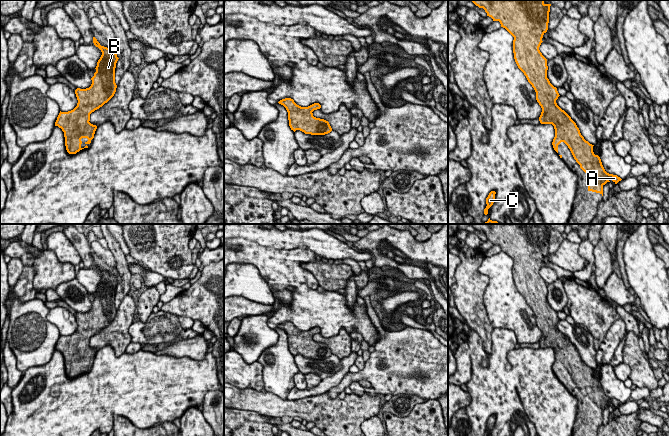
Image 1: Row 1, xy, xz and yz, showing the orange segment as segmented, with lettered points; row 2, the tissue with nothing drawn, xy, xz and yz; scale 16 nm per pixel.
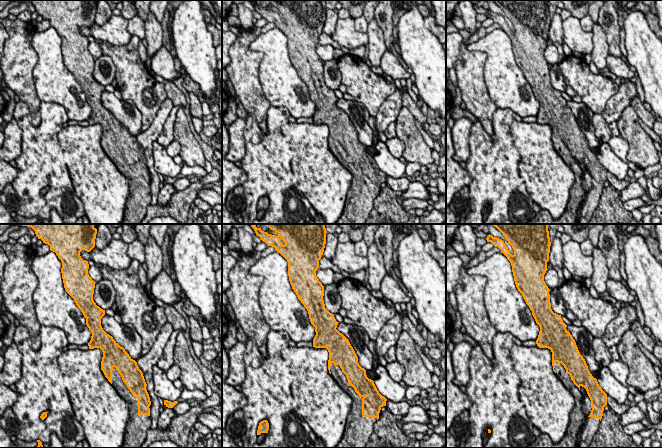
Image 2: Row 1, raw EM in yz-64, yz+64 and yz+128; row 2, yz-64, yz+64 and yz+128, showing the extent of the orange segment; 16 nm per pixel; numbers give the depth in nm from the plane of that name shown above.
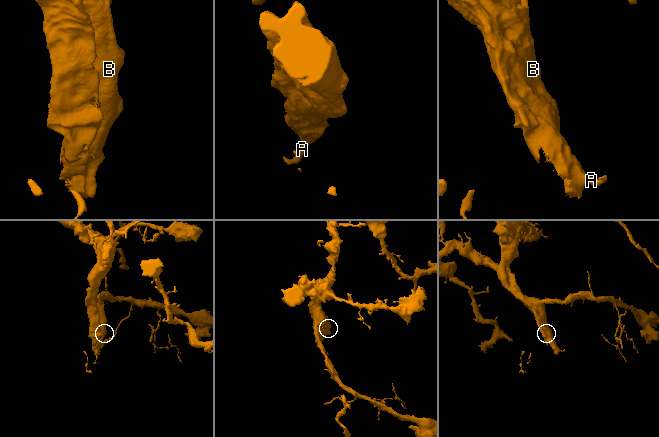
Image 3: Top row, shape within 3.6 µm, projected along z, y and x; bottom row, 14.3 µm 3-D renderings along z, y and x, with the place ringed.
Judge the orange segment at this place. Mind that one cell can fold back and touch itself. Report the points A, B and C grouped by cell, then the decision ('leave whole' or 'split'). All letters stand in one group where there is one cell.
groups A B C; leave whole

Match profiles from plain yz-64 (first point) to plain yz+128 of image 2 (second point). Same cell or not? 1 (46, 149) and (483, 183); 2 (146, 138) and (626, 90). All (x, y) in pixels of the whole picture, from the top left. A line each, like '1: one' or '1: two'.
1: one
2: one

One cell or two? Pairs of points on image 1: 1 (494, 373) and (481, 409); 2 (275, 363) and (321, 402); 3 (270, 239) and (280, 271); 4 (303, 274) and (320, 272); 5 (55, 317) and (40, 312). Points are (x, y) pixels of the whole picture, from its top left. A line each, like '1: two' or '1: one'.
1: one
2: two
3: two
4: two
5: two

